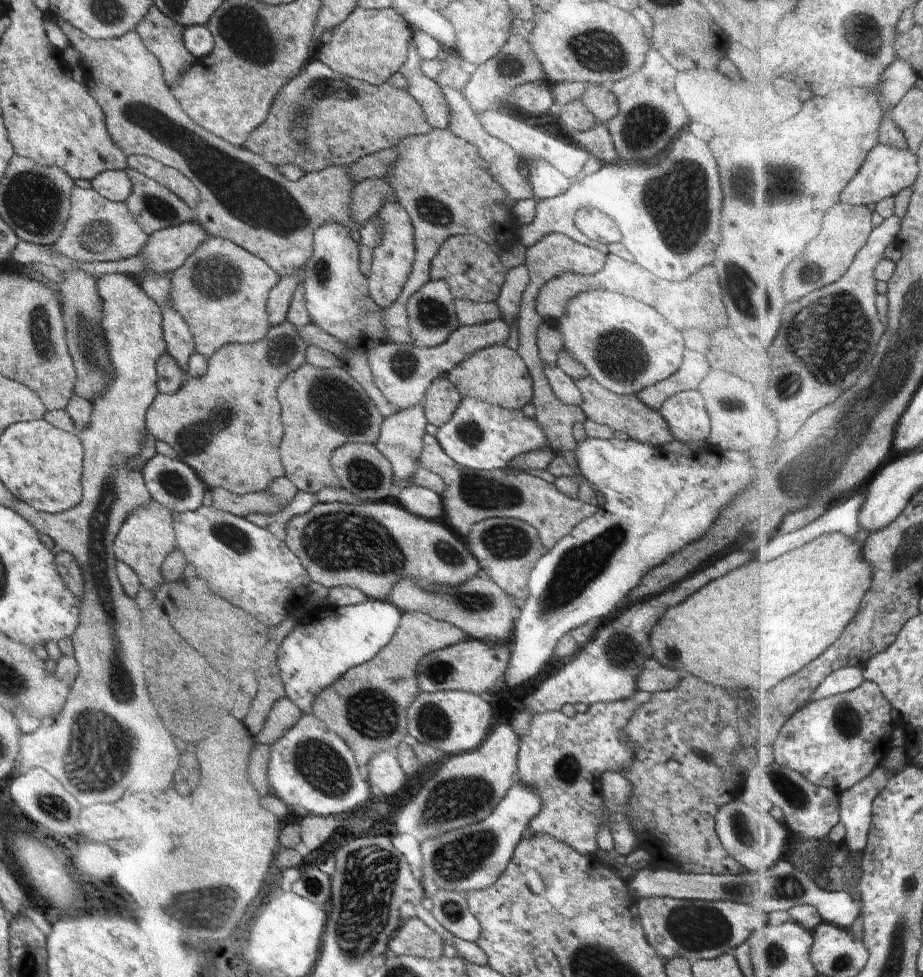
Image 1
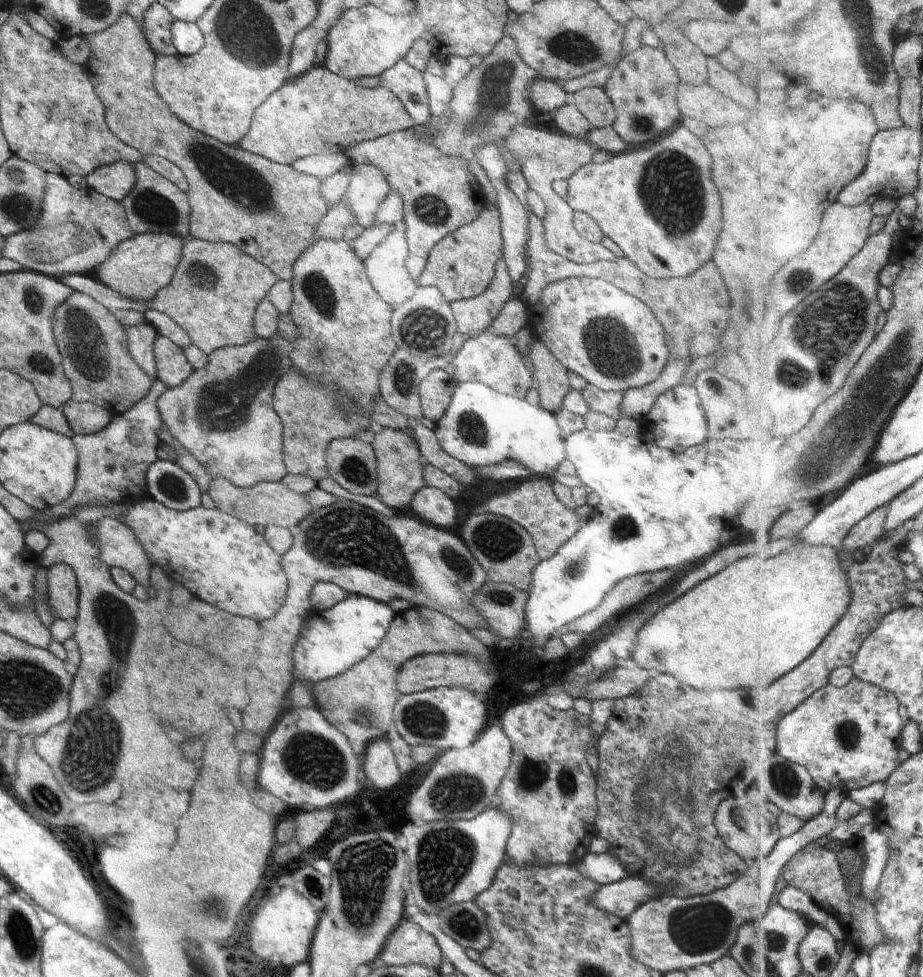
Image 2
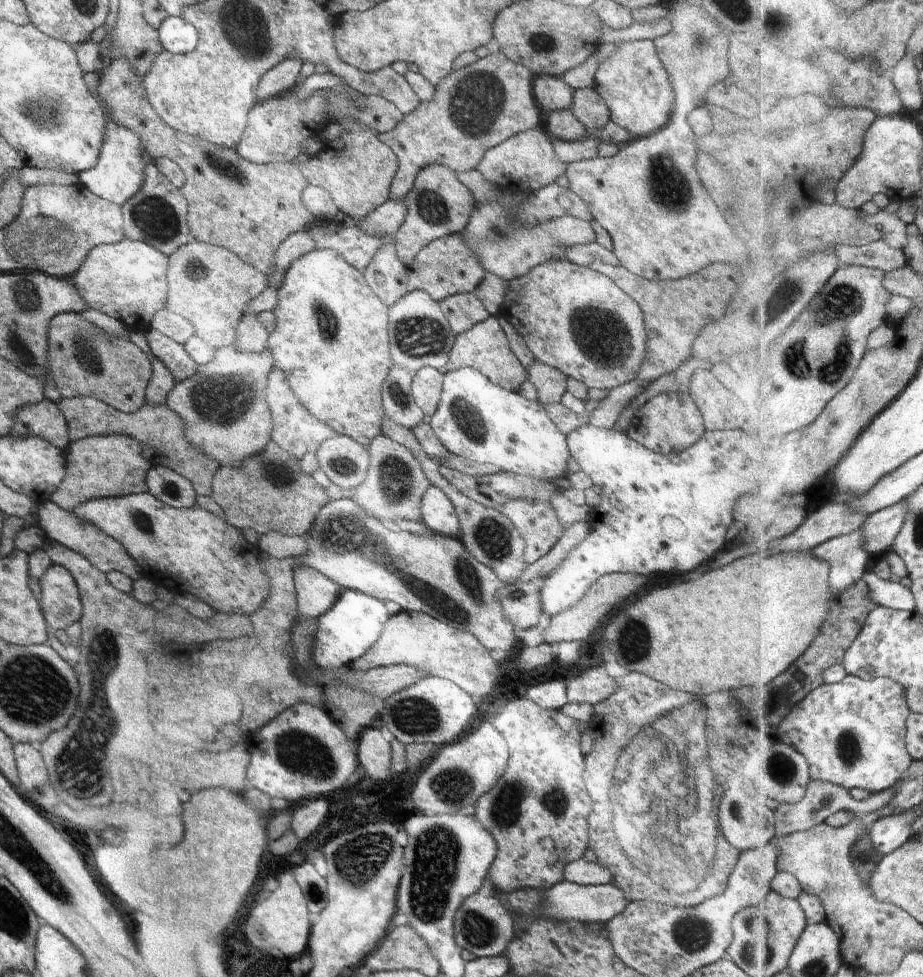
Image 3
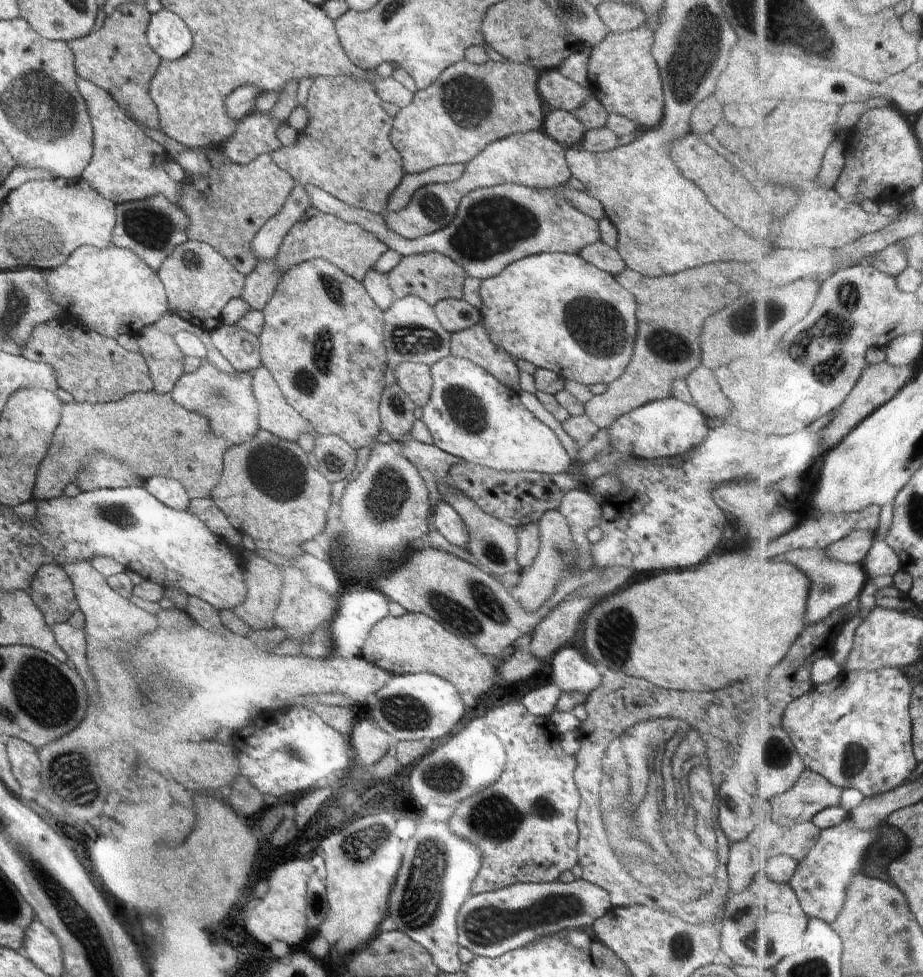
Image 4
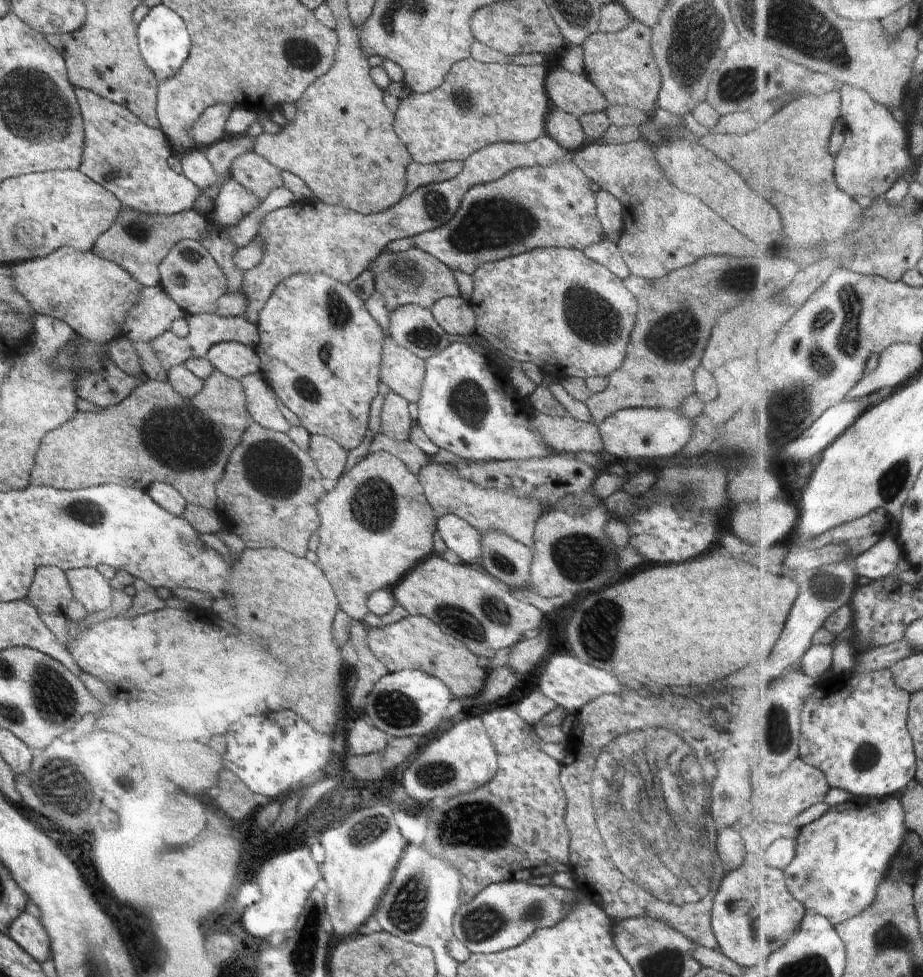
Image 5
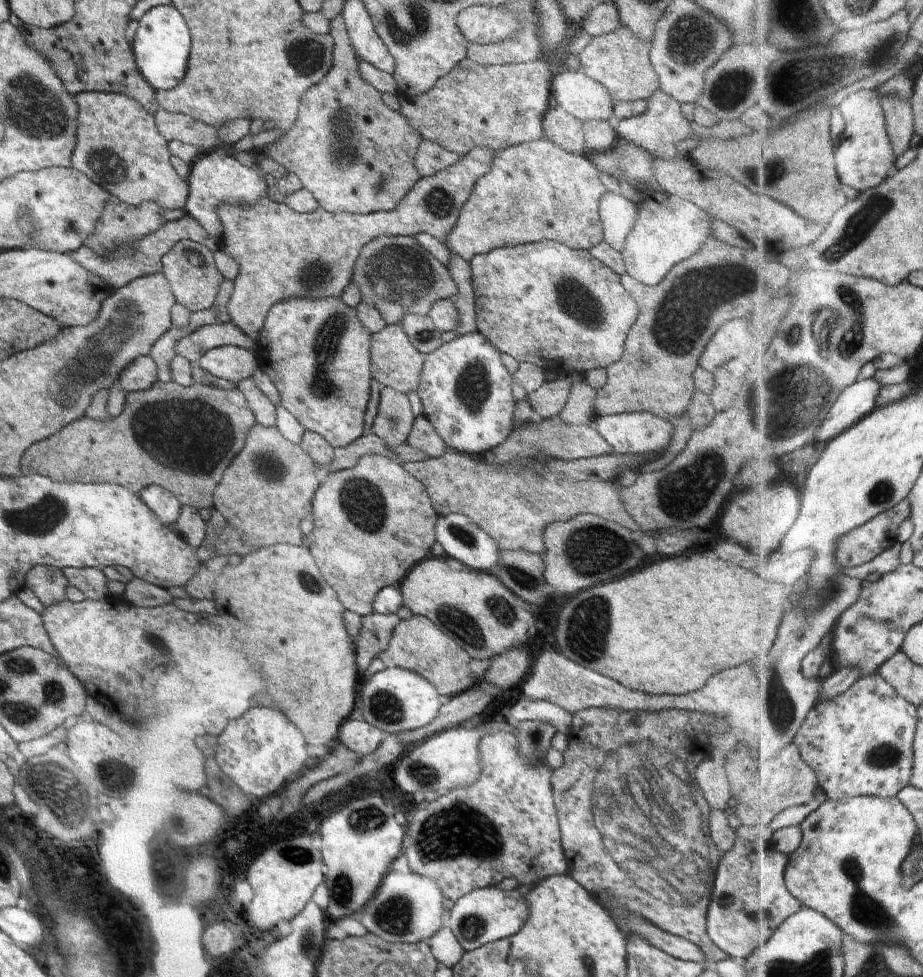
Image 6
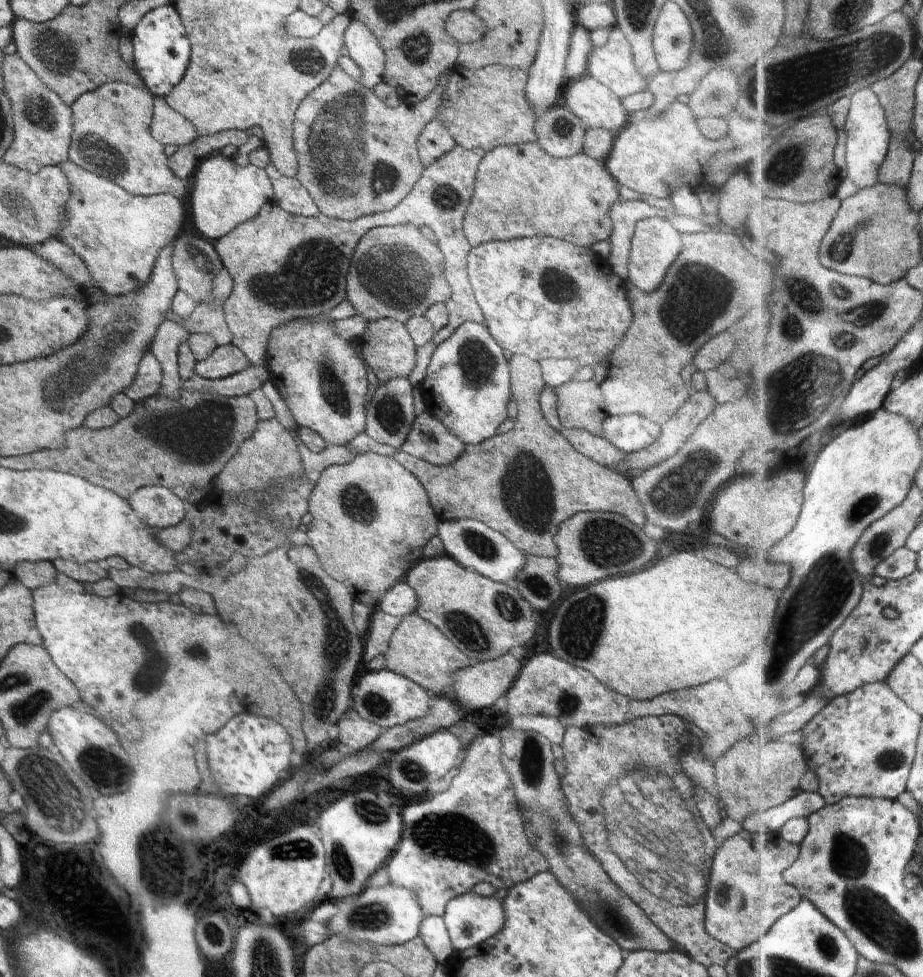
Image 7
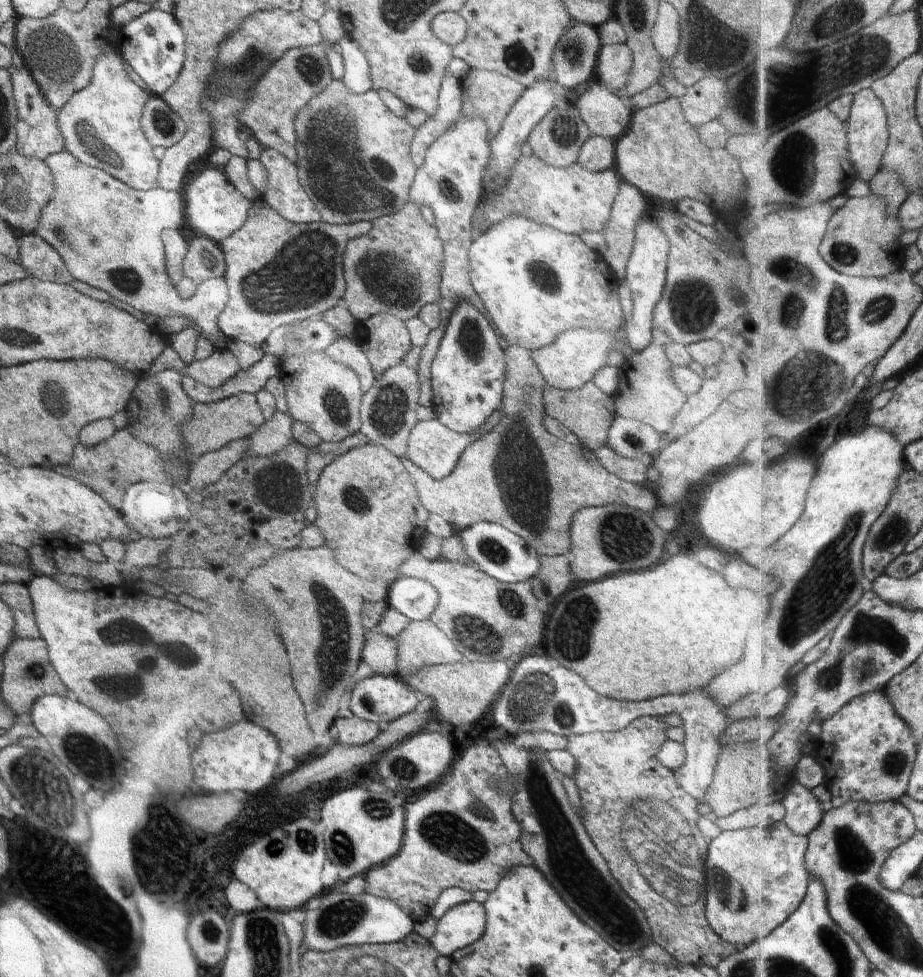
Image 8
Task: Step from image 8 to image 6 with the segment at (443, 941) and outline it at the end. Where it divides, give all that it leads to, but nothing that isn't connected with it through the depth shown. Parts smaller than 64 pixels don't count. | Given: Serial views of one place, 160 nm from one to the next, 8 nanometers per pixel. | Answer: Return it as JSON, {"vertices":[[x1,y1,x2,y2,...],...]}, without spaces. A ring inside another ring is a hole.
{"vertices":[[486,887,476,889,462,896,454,908,444,914,444,925,450,928,458,944,464,951,472,951,498,940,513,936,526,924,530,916,526,898,517,891,500,890,500,888]]}

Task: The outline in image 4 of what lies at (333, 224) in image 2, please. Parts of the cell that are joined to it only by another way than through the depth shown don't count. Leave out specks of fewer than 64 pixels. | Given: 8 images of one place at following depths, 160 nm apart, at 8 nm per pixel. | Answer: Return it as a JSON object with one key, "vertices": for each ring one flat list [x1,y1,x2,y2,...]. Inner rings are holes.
{"vertices":[[274,259,258,261,254,270,245,276,240,298,250,305,251,310,261,311,274,294,282,275]]}

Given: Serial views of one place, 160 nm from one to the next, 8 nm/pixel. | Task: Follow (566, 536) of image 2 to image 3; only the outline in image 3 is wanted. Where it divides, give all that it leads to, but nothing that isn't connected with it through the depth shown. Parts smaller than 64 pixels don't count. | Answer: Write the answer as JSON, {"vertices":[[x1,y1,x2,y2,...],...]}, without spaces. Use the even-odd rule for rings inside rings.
{"vertices":[[516,499,499,506,525,542,526,564,546,556,564,532,552,505,540,499]]}

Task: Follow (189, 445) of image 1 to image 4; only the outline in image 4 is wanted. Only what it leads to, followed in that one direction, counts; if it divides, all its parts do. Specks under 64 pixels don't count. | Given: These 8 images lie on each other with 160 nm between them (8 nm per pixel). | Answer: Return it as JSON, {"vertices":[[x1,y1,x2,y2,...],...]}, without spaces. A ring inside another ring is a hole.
{"vertices":[[204,359,198,370,188,374,182,373,169,395,187,411,198,413,208,419,214,437,226,438,229,447,239,445,252,440,260,429,252,372,253,370,225,373]]}

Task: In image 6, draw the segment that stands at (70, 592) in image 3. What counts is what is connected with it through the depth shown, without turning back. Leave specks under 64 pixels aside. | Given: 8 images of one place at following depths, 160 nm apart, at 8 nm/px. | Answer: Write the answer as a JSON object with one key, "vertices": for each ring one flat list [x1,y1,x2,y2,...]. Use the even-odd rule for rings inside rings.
{"vertices":[[37,565,30,568,24,576,25,588,29,588,44,606,56,604,66,599,68,580,62,571,49,565]]}

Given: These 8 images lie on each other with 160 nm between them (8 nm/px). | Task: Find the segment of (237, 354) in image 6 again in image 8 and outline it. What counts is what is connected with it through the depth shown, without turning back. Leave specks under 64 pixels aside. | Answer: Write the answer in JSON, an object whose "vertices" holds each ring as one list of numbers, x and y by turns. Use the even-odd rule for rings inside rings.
{"vertices":[[218,348,210,357,203,360,194,360,186,365,183,376,188,376,208,388,222,388,230,378,234,378,240,371,240,366,234,354,225,348]]}

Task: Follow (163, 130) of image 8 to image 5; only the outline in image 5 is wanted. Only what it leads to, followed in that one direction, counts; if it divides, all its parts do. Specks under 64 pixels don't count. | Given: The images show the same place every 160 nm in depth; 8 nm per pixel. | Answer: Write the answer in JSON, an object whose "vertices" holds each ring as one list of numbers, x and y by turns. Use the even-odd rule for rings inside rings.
{"vertices":[[218,103,208,107,189,129,196,146,208,146,222,141,222,136,226,136,229,114,236,108,234,103]]}

